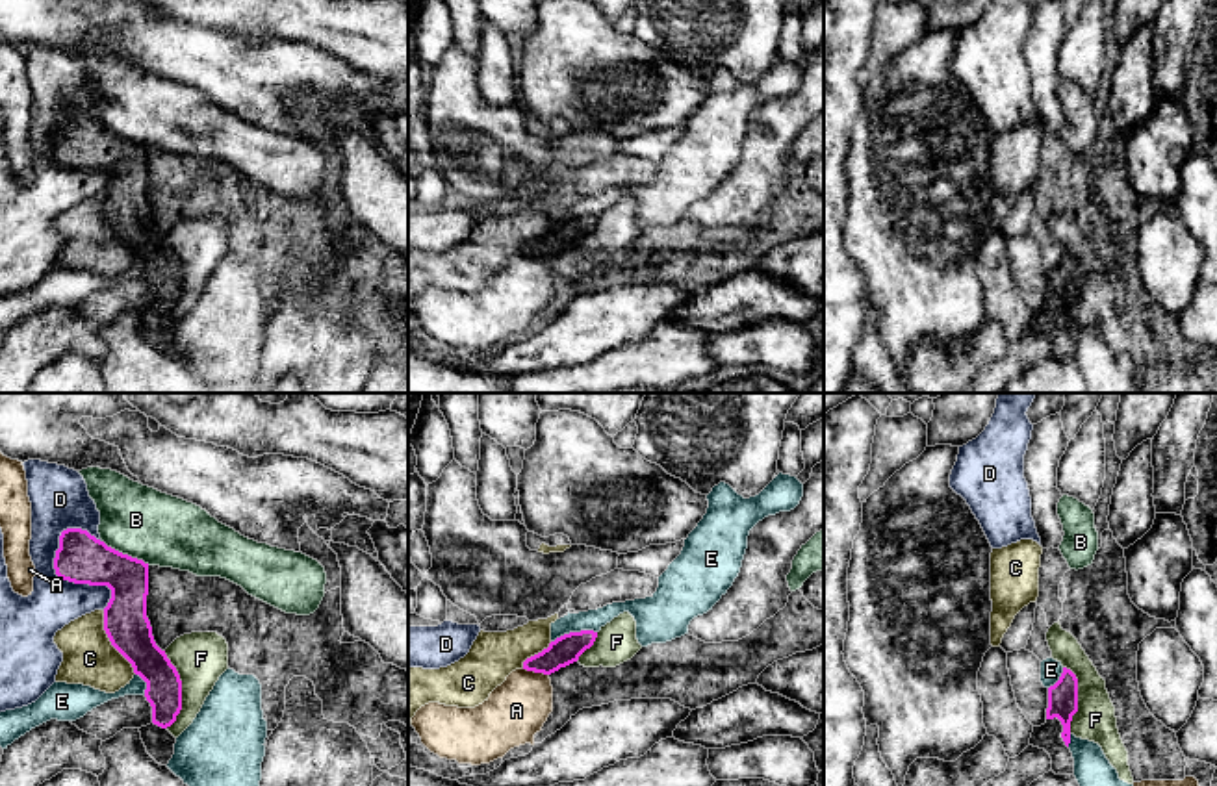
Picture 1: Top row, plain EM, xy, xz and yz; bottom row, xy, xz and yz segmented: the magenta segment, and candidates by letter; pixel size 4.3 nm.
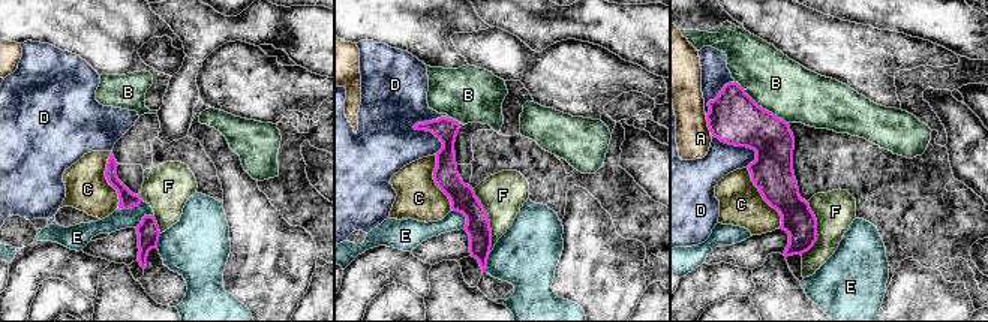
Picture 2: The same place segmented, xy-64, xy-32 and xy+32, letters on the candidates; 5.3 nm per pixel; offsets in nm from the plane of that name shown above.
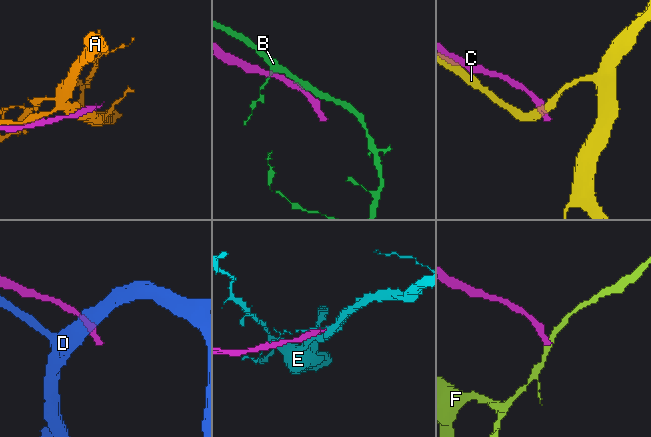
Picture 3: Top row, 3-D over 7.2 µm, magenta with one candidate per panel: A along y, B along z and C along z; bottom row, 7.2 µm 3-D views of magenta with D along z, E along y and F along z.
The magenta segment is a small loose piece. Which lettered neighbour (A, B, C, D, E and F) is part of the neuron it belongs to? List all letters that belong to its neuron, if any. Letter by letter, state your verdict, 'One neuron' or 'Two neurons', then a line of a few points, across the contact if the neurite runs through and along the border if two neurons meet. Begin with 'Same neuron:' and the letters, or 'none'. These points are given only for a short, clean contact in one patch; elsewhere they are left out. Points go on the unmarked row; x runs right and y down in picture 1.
Same neuron: none
A: Two neurons
B: Two neurons
C: Two neurons
D: Two neurons
E: Two neurons. Line: xz (596, 215), (570, 215), (551, 227)
F: Two neurons

